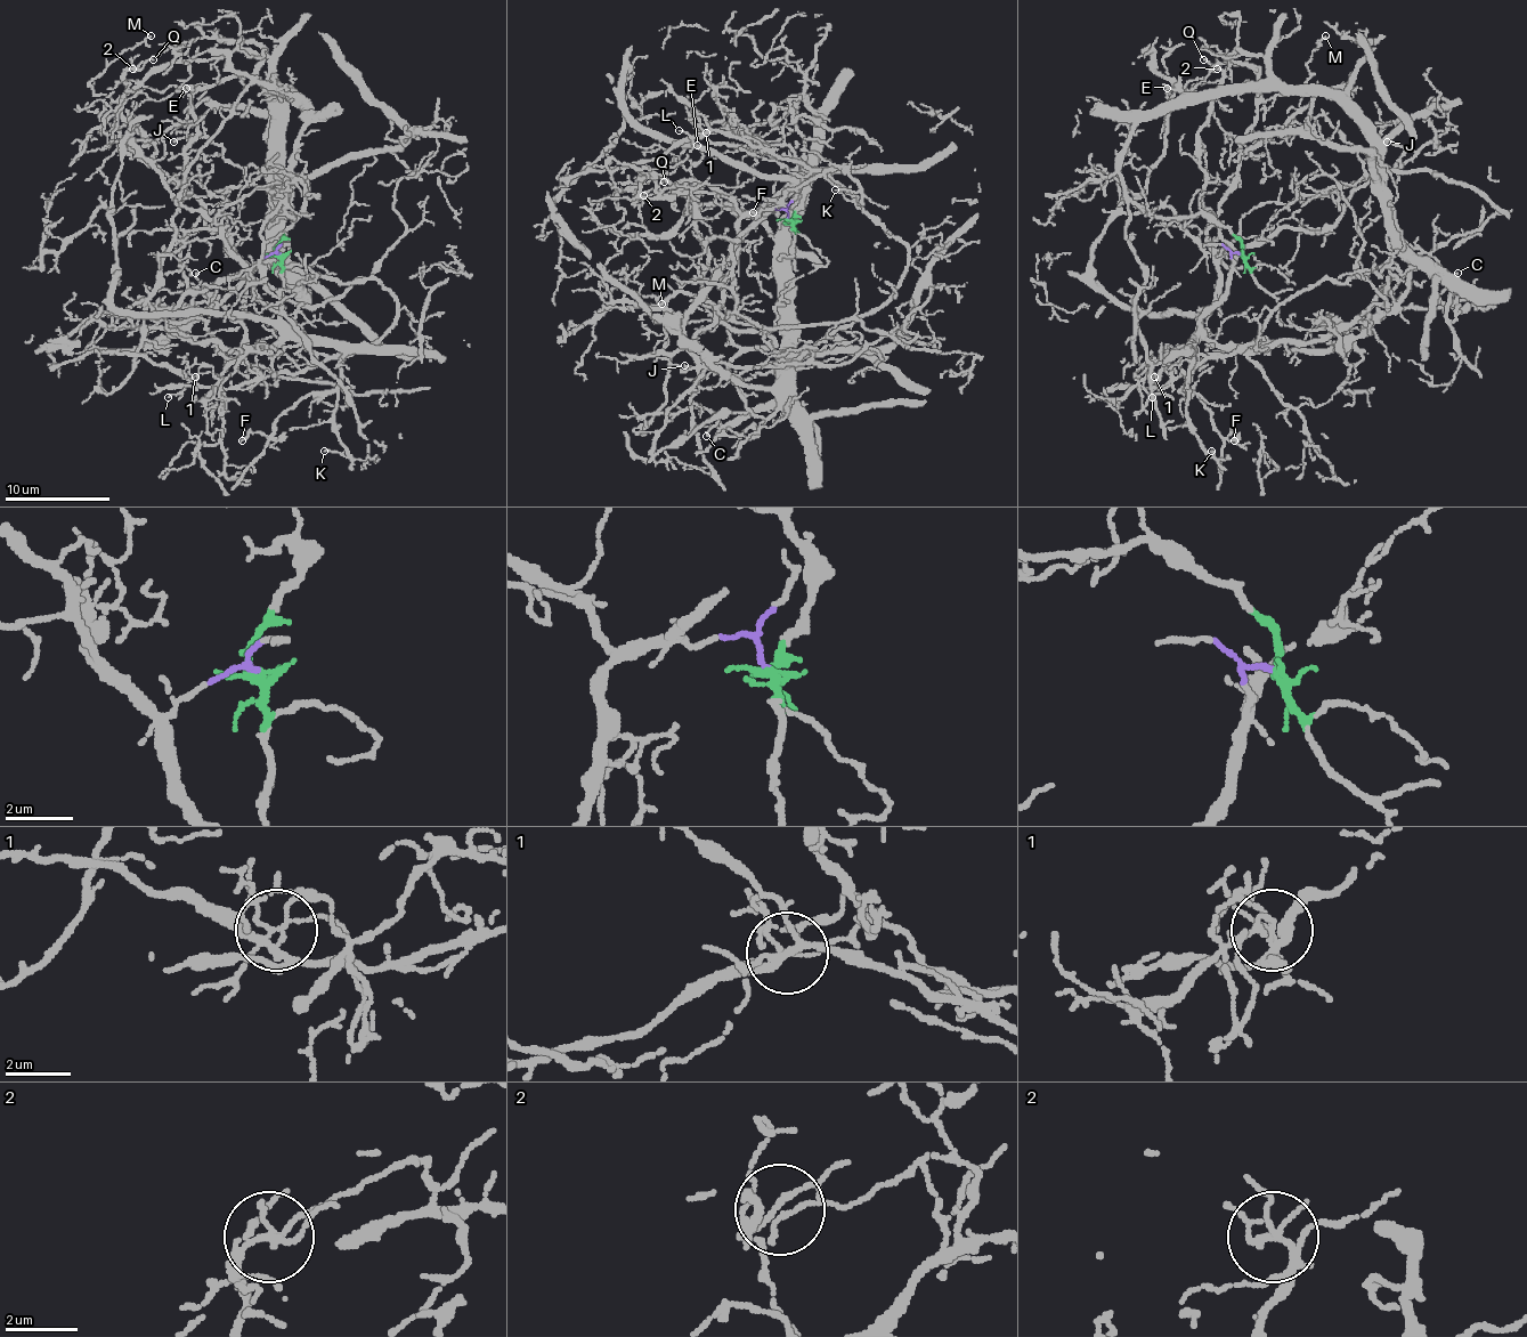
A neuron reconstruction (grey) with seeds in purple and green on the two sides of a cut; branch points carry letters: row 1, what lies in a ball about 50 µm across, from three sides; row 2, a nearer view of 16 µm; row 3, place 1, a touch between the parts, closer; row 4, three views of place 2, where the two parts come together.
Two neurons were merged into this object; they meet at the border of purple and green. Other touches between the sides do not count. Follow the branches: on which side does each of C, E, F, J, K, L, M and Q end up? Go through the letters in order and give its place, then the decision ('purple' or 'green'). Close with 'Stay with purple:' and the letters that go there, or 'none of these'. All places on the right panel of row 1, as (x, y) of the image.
C: at (1458, 273); purple
E: at (1167, 88); green
F: at (1234, 440); purple
J: at (1387, 142); green
K: at (1211, 451); purple
L: at (1152, 397); purple
M: at (1325, 35); green
Q: at (1203, 59); purple
Stay with purple: C, F, K, L, Q

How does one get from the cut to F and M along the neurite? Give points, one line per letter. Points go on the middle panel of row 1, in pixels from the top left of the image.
F: (789, 219), (784, 209), (763, 207), (794, 177), (855, 172), (829, 167), (779, 203), (752, 211)
M: (789, 219), (802, 98), (815, 140), (784, 246), (697, 203), (607, 261), (607, 289), (663, 304)

